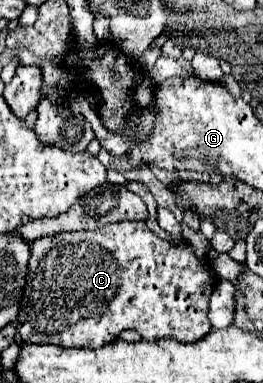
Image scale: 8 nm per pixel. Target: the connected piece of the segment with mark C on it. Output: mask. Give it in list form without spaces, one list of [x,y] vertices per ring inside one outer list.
[[[117,222],[107,224],[99,230],[87,230],[87,232],[59,232],[53,236],[39,238],[31,242],[31,262],[29,262],[29,274],[27,274],[27,286],[23,290],[21,308],[19,308],[19,320],[17,320],[17,332],[23,338],[23,342],[33,344],[57,344],[61,348],[99,348],[119,336],[119,332],[131,328],[137,330],[145,340],[159,340],[159,338],[177,338],[179,342],[195,342],[203,338],[203,334],[211,332],[211,324],[207,322],[207,300],[211,296],[211,290],[215,288],[215,278],[209,276],[207,266],[195,258],[189,244],[173,244],[167,240],[161,240],[155,236],[145,222]]]

